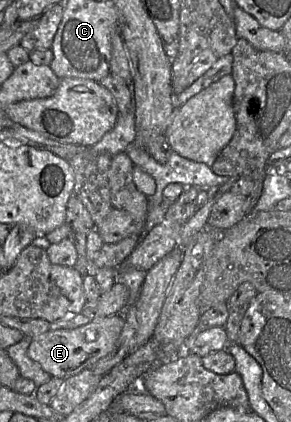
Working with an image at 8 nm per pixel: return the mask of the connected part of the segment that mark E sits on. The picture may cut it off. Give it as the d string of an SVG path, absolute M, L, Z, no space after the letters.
M123 314L92 316L89 323L74 329L49 330L31 338L28 356L52 377L63 378L91 368L114 348L121 334L125 319Z

